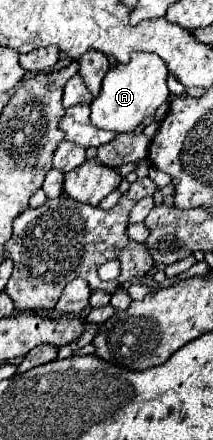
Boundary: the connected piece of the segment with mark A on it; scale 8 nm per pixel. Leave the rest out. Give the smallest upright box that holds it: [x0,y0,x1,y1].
[90,52,168,132]

